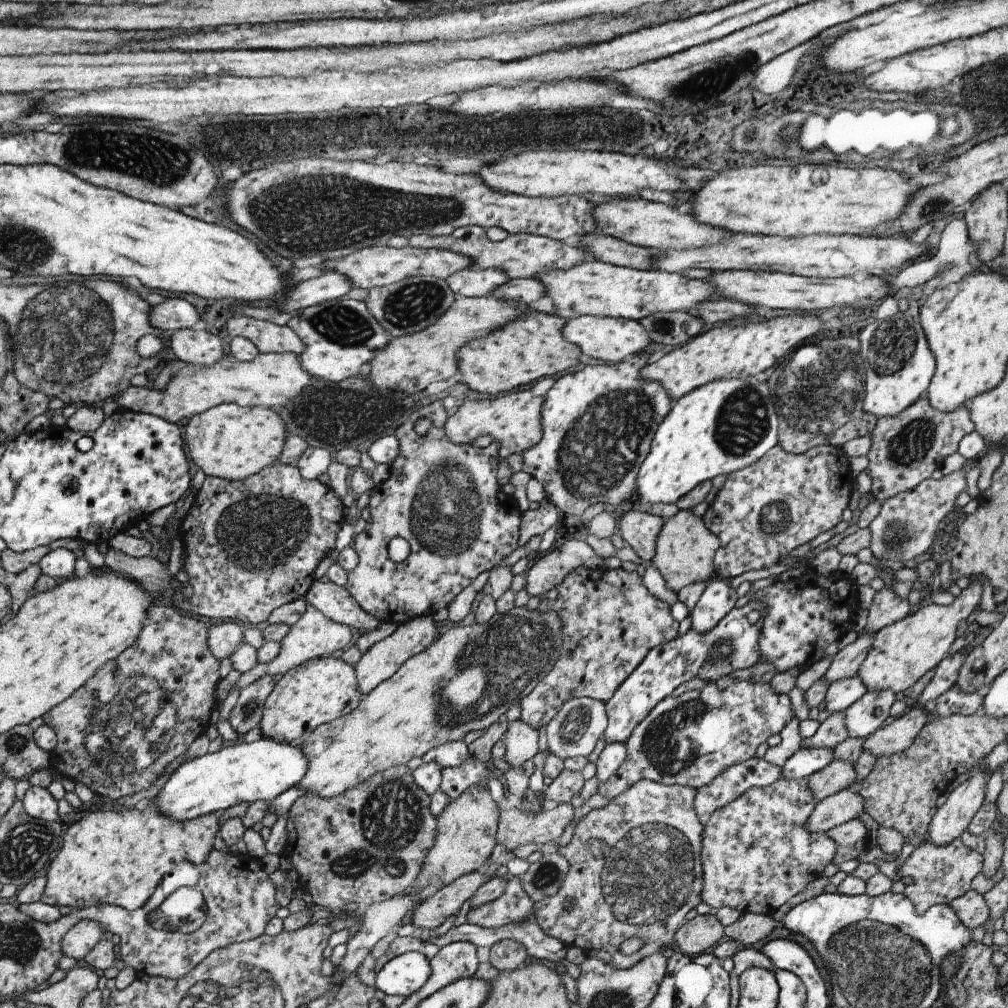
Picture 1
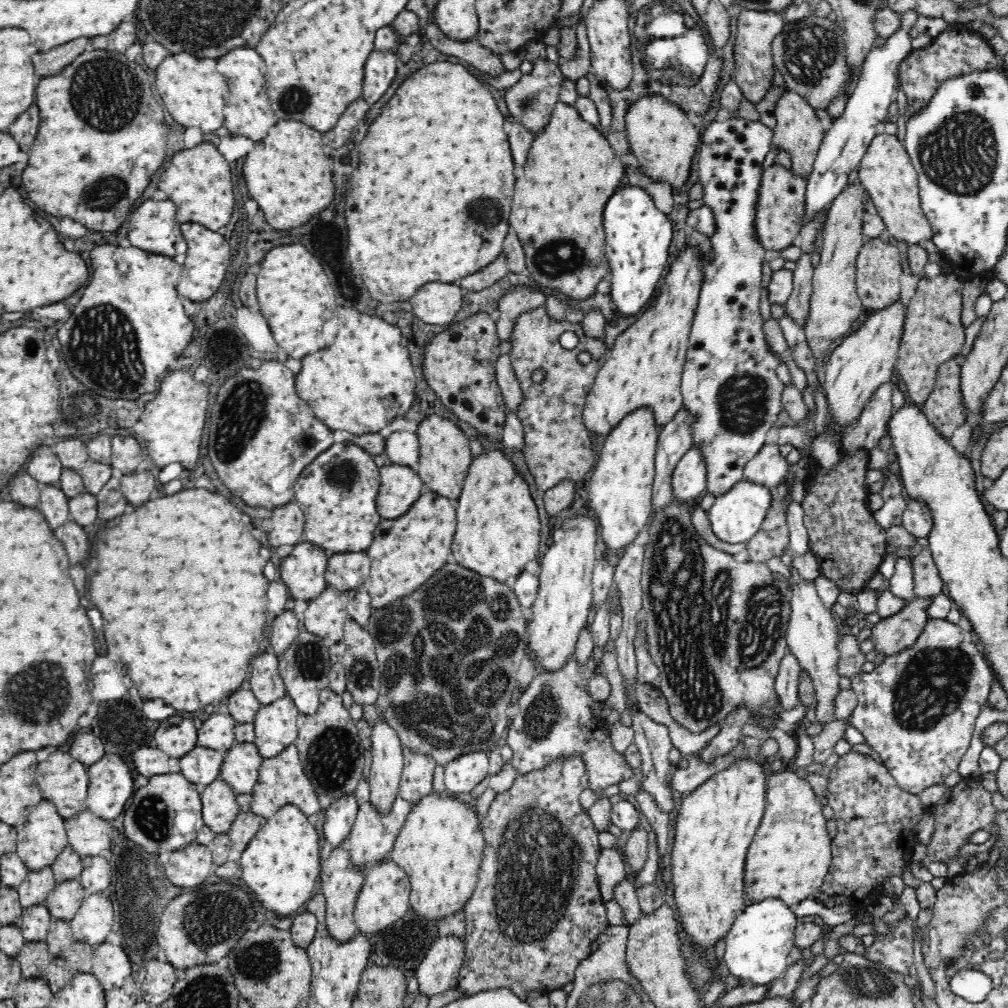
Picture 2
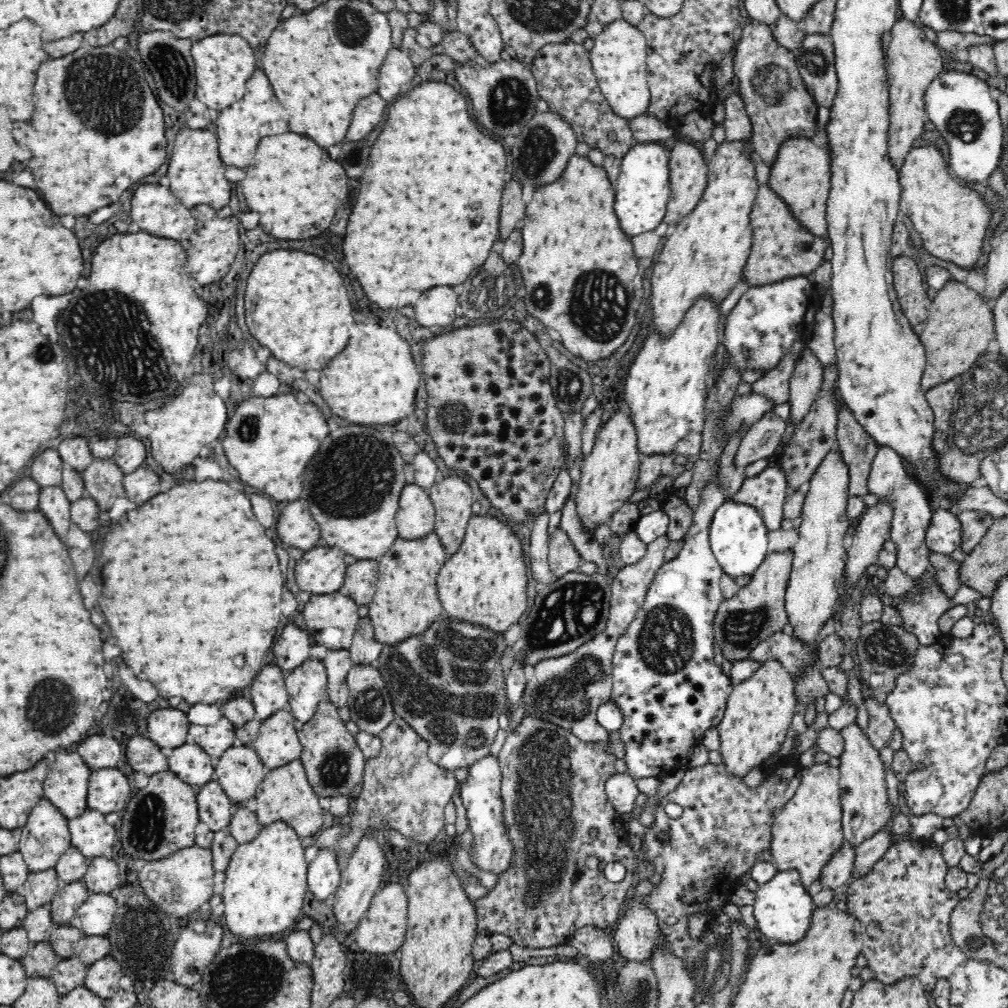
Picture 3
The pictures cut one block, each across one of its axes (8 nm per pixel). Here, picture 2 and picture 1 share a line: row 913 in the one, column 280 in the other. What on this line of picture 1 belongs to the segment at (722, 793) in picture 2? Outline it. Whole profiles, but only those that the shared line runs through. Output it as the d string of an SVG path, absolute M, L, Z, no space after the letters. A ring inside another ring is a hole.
M322 657L309 660L283 673L262 707L262 736L274 740L298 740L315 728L350 714L358 708L363 695L358 690L355 666L340 658Z

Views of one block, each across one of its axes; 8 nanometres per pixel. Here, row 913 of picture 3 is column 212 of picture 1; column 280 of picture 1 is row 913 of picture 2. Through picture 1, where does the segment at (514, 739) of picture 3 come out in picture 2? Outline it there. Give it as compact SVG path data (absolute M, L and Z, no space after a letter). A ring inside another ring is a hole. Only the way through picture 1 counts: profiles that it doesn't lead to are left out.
M563 757L554 760L548 767L524 774L517 775L513 785L506 791L498 793L492 801L488 812L480 820L485 842L482 862L479 868L476 888L472 892L470 900L464 906L465 914L465 956L460 974L457 977L457 984L460 996L474 996L477 992L496 989L509 988L520 1000L526 1000L526 996L532 990L553 991L560 989L566 983L572 983L575 978L578 964L592 952L590 944L598 940L602 932L611 928L612 925L606 919L605 903L602 901L597 872L595 866L601 851L599 843L599 830L594 826L593 820L588 811L584 811L578 798L582 790L589 788L588 773L584 769L584 761L580 757Z

